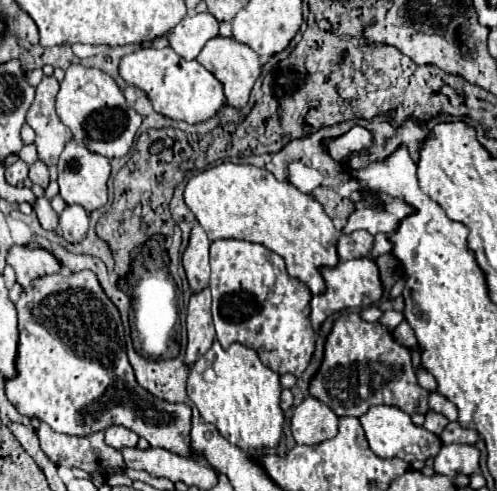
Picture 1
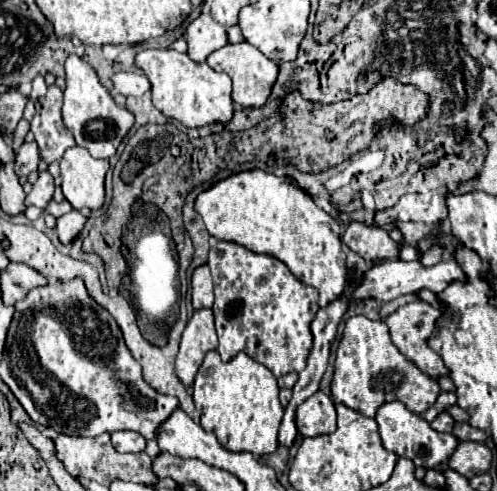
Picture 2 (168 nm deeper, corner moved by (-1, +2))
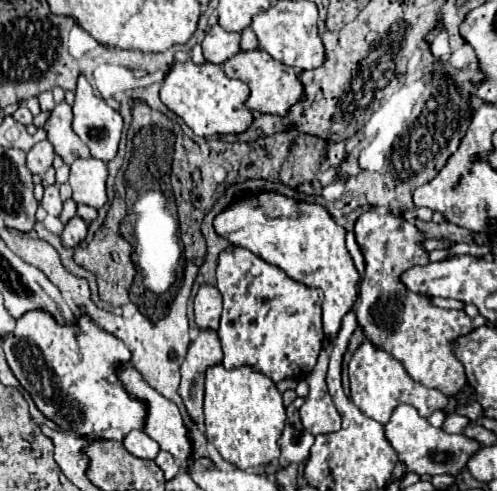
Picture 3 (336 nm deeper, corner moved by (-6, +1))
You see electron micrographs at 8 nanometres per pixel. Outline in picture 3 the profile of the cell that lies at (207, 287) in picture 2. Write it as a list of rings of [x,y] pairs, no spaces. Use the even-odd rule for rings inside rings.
[[[202,285],[198,289],[198,295],[194,297],[194,315],[196,315],[198,329],[204,327],[218,329],[220,313],[222,313],[220,291],[214,285]]]

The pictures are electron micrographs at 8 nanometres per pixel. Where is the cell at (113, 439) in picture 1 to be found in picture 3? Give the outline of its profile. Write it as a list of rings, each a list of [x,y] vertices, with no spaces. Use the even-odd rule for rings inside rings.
[[[130,431],[124,437],[124,449],[134,457],[142,457],[142,459],[154,459],[156,453],[160,451],[158,443],[150,439],[144,431]]]

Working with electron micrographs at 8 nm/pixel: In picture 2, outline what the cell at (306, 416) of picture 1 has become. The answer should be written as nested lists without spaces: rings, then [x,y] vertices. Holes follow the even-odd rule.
[[[319,390],[297,408],[297,428],[305,438],[331,434],[337,428],[335,416],[333,400]]]

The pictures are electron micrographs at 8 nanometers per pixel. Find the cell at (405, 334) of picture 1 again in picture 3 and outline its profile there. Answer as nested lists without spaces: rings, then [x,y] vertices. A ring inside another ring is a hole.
[[[368,211],[358,217],[354,235],[366,263],[360,283],[360,303],[356,305],[358,323],[366,339],[372,339],[372,343],[398,359],[414,381],[434,387],[448,397],[462,391],[466,375],[462,363],[452,353],[452,341],[472,329],[472,319],[464,311],[438,309],[426,295],[412,295],[396,283],[400,271],[428,263],[428,255],[420,247],[420,231],[390,211]]]

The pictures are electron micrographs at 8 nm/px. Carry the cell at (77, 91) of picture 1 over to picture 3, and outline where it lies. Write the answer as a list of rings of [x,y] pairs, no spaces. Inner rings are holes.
[[[80,75],[78,77],[78,85],[76,85],[76,101],[74,101],[74,121],[72,121],[72,129],[74,133],[88,145],[92,157],[102,159],[102,161],[112,161],[118,153],[118,143],[122,137],[122,129],[124,129],[124,121],[122,115],[118,111],[114,111],[112,107],[106,105],[106,101],[94,93],[90,81]]]

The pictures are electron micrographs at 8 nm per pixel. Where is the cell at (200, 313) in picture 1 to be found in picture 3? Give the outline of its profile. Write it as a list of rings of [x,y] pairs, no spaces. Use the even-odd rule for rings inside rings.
[[[202,329],[188,347],[186,359],[180,367],[182,383],[178,389],[190,417],[196,423],[204,419],[202,415],[204,371],[216,363],[222,363],[222,347],[220,347],[218,333],[214,329]]]

